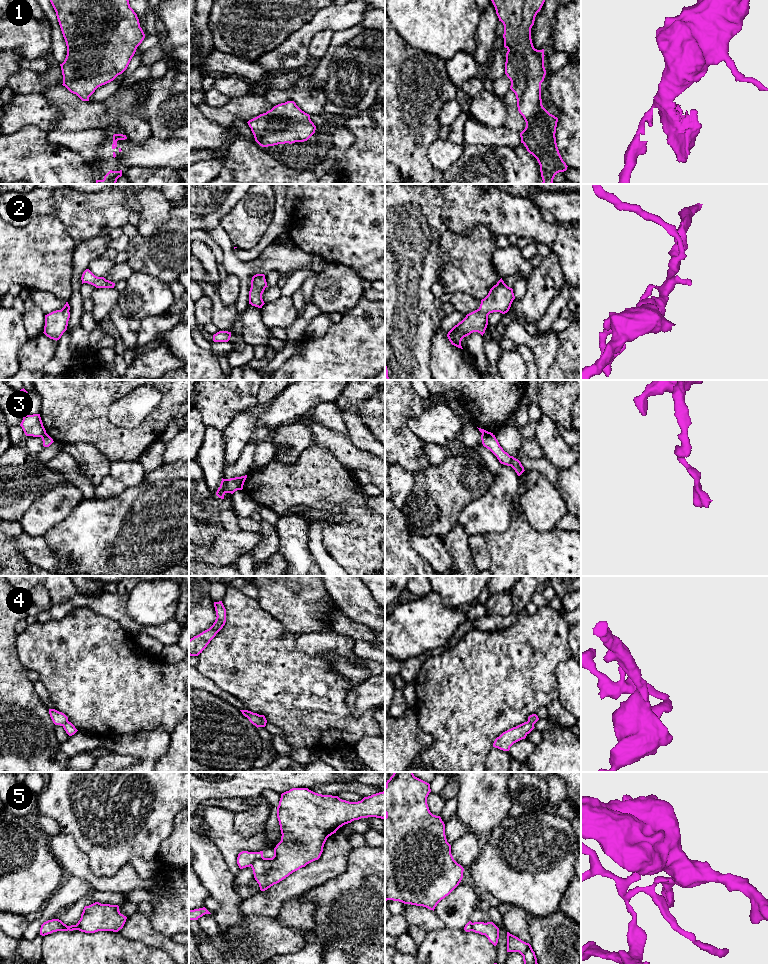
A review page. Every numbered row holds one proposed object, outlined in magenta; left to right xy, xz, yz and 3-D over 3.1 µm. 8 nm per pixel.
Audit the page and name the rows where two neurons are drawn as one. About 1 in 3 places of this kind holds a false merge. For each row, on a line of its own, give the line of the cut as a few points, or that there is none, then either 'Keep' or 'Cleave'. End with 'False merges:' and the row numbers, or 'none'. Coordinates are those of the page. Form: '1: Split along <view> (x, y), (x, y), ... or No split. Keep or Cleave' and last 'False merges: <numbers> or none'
1: No split. Keep
2: No split. Keep
3: Split along xz (239, 477), (240, 489). Cleave
4: Split along yz (527, 721), (533, 724). Cleave
5: Split along xz (263, 857), (258, 857), (250, 865). Cleave
False merges: 3, 4, 5

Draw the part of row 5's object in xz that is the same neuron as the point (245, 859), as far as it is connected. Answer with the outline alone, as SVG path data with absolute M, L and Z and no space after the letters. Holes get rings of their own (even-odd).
M242 851L238 854L237 864L240 869L243 869L246 867L250 867L252 863L258 858L264 858L263 851L260 852Z

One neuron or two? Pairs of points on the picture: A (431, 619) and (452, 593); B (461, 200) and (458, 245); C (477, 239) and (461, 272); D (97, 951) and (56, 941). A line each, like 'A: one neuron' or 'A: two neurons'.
A: two neurons
B: two neurons
C: one neuron
D: one neuron

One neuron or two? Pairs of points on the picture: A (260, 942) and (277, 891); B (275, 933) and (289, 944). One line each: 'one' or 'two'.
A: two
B: one

